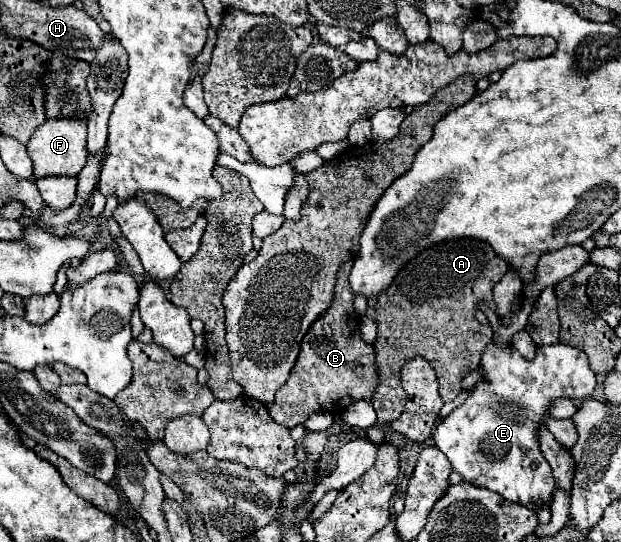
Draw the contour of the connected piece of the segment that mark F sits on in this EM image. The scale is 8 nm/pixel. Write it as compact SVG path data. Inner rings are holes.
M48 119L38 127L28 147L28 157L34 163L34 179L42 177L76 177L88 159L86 149L86 121L84 119Z

